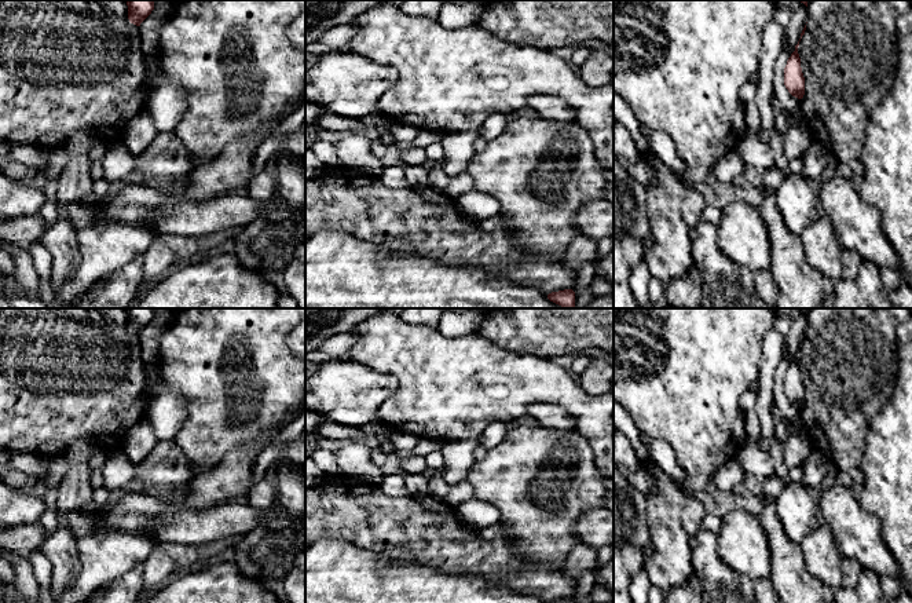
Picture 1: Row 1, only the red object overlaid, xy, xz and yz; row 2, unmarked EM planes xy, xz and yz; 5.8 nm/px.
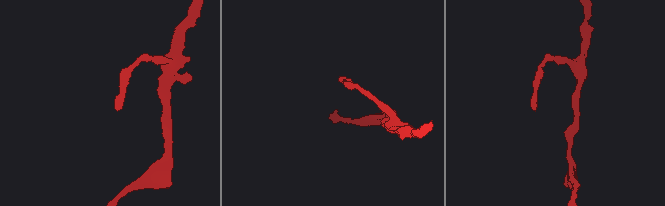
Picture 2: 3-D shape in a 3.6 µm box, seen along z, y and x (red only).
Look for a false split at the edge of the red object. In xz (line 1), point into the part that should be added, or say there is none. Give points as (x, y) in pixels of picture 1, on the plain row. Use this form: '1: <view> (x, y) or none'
1: none

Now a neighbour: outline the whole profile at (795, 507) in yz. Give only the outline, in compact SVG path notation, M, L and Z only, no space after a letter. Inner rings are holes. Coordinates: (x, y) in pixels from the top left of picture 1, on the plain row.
M802 483L787 485L774 498L774 507L784 533L795 544L820 526L816 502Z

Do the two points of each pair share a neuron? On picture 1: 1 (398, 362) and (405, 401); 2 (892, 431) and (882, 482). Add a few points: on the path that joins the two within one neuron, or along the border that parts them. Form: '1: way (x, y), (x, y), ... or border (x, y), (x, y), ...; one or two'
1: way (405, 372), (405, 391); one
2: way (892, 445), (892, 471); one

